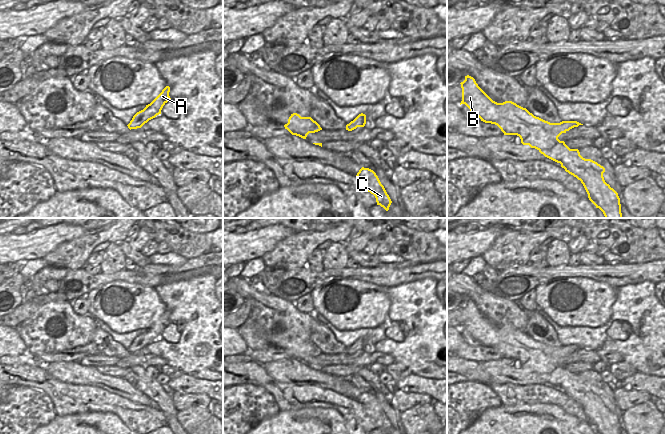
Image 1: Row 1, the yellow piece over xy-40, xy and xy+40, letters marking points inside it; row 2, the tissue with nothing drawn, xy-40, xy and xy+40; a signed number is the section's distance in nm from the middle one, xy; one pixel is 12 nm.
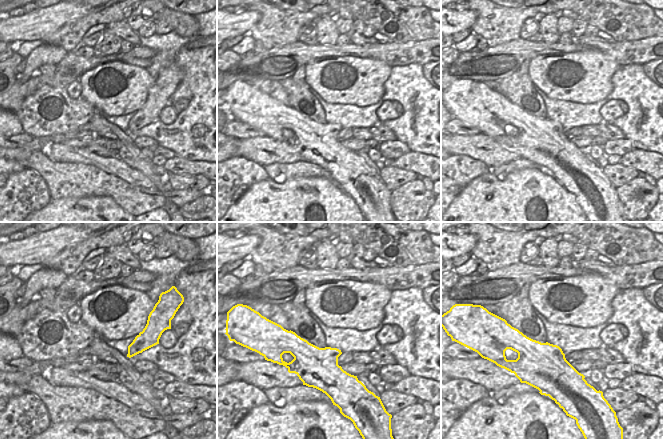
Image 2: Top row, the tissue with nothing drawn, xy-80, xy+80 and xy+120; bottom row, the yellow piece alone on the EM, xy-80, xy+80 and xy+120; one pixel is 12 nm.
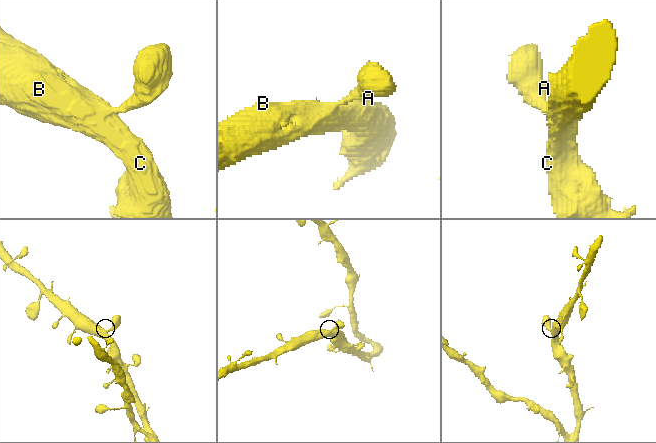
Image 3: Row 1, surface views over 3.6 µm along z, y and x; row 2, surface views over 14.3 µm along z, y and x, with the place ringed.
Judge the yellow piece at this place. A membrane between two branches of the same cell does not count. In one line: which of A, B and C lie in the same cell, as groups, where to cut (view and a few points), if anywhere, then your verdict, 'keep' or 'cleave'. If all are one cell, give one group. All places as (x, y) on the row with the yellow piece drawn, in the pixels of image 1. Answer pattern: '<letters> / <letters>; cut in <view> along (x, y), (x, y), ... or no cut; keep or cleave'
A B C; no cut; keep

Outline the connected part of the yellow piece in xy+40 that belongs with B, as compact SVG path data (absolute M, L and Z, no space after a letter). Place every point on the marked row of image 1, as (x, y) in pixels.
M469 75L460 84L460 105L465 104L481 121L497 125L504 135L517 135L523 145L529 145L560 163L566 172L581 181L589 200L603 212L605 218L622 218L618 193L604 180L605 168L583 158L578 149L570 149L558 139L562 133L583 124L577 121L550 123L512 101L497 103Z

